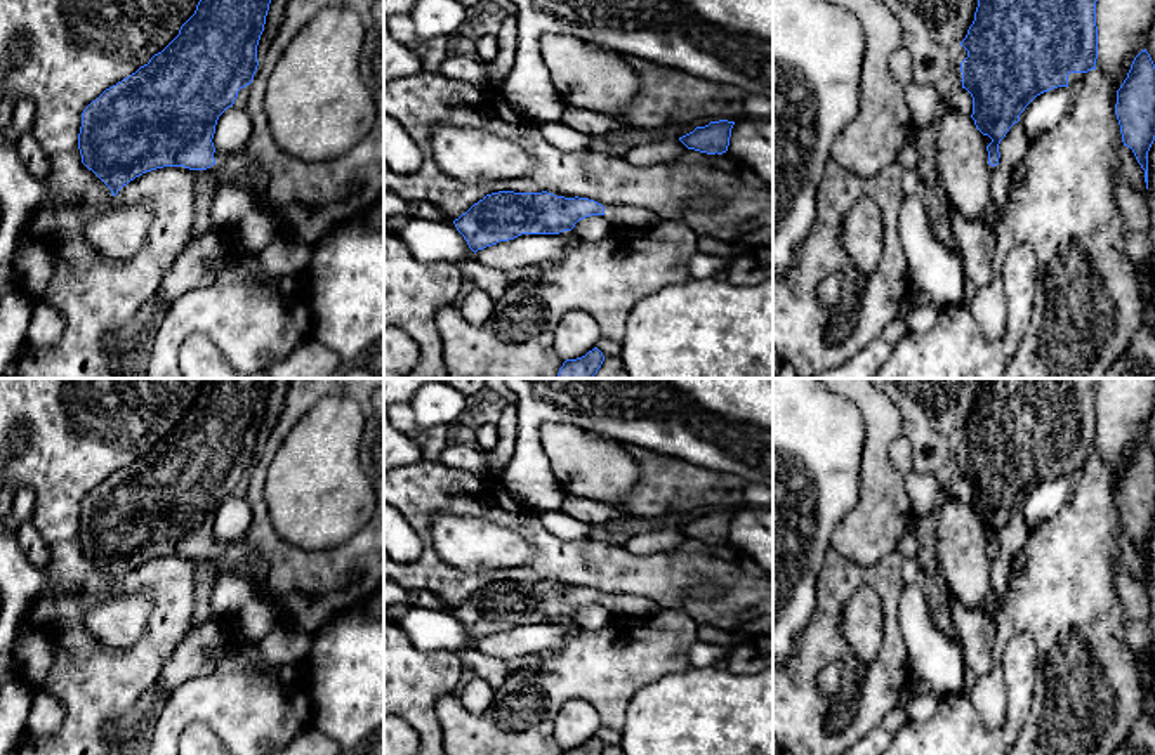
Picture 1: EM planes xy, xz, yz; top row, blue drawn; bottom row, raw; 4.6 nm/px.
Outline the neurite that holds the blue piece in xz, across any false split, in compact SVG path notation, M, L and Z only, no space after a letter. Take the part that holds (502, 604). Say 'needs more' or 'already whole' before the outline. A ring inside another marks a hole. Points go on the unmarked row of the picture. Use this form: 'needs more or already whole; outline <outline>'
needs more; outline M498 580L486 583L453 609L469 637L476 642L498 630L521 623L559 623L591 604L603 604L613 614L650 616L662 607L629 594L601 594L589 587L564 587L552 581Z

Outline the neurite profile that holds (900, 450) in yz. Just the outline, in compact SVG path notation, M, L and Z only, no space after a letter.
M903 434L893 441L889 455L896 470L905 477L912 470L912 458L910 443Z

